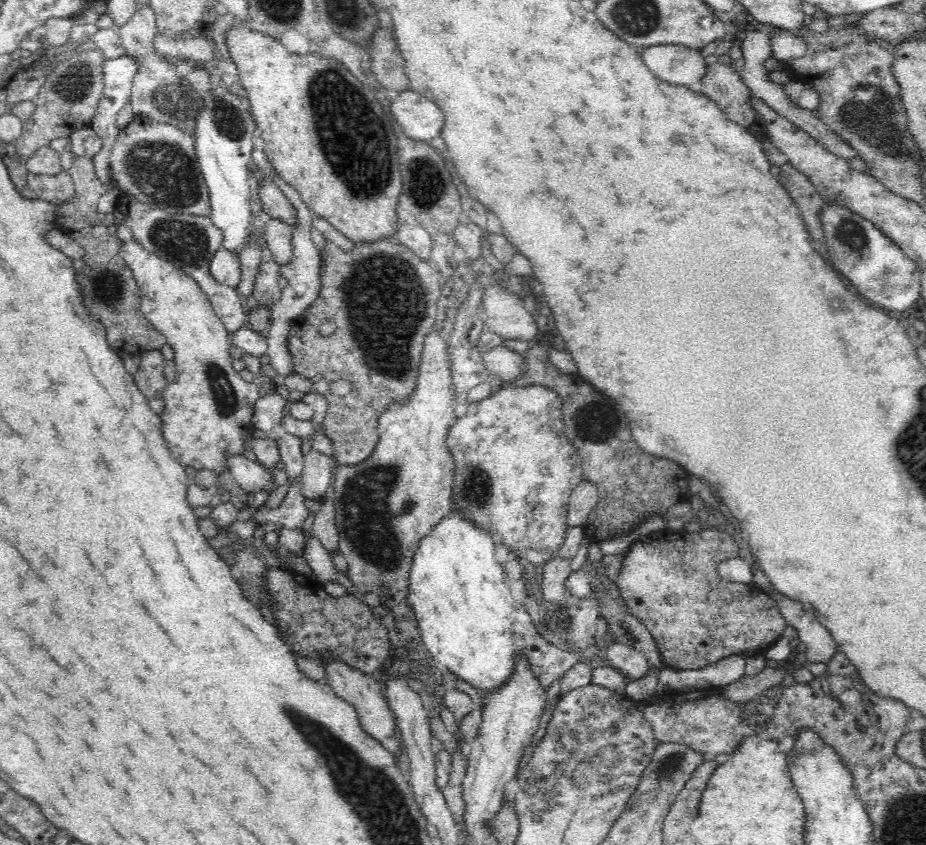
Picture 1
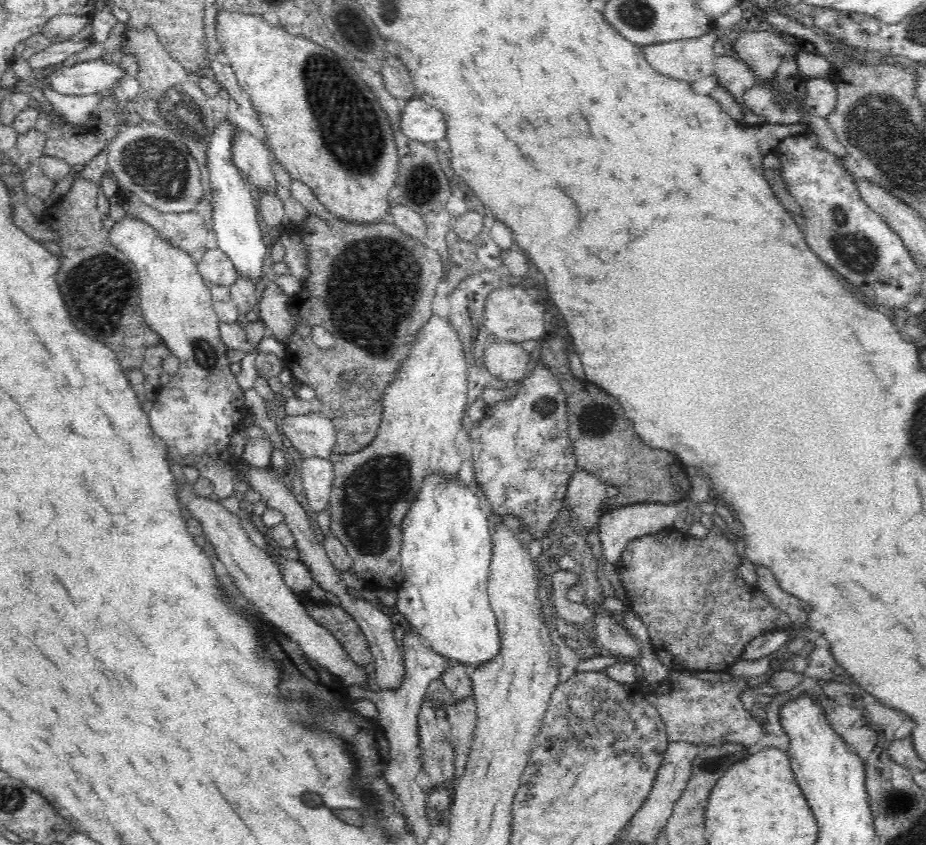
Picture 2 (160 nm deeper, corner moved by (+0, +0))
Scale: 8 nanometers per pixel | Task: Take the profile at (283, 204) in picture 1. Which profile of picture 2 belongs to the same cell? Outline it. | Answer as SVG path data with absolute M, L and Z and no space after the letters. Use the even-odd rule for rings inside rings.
M239 127L232 150L234 163L237 164L247 182L254 187L255 192L260 190L267 194L278 192L274 168L269 161L271 152L261 138Z

